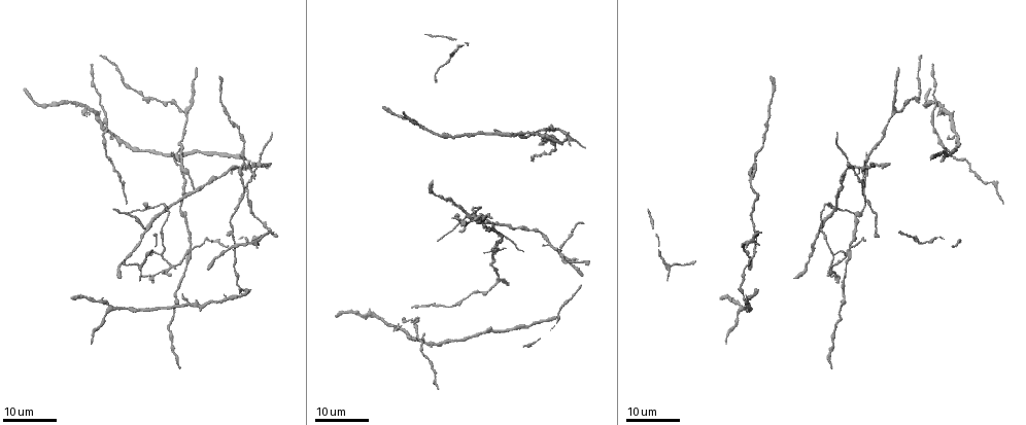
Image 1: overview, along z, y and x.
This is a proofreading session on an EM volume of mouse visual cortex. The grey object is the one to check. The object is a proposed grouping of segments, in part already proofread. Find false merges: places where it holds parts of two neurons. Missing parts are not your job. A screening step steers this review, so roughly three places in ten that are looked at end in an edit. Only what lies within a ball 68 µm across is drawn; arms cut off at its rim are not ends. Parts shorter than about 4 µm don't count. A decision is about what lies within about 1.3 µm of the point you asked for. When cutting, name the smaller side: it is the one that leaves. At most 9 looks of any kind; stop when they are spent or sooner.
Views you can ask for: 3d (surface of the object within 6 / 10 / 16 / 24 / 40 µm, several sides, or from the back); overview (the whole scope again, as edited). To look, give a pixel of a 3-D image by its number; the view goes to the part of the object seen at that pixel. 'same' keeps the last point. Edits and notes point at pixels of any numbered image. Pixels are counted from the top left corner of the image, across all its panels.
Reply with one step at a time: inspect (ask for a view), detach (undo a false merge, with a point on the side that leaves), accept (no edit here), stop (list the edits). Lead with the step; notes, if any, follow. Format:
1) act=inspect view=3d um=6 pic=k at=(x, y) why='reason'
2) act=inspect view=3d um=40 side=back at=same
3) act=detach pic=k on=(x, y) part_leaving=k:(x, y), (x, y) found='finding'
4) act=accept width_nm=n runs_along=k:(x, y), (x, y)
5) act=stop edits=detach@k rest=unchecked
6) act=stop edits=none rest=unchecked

act=inspect view=3d um=16 pic=1 at=(441, 136)

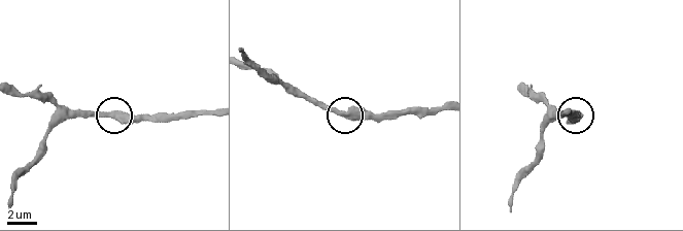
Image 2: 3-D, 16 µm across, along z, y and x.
act=inspect view=3d um=6 pic=2 at=(113, 114)

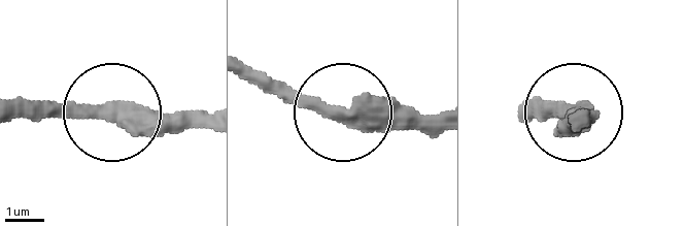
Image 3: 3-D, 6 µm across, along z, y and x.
act=accept found='one neuron here'

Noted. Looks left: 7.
act=inspect view=3d um=24 pic=1 at=(754, 246) why='arms part here'

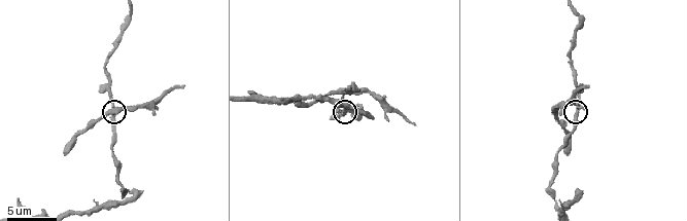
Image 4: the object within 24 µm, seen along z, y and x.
act=inspect view=3d um=6 pic=4 at=(577, 110)

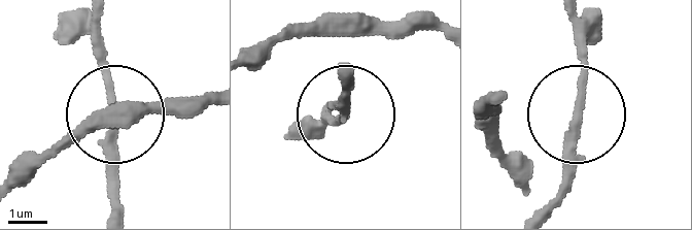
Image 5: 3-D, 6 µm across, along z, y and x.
act=accept width_nm=170 found='continuous, no second neuron'

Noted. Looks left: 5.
act=inspect view=3d um=16 pic=1 at=(500, 283) why='three arms meet'

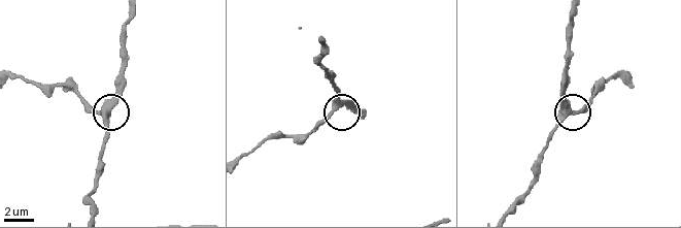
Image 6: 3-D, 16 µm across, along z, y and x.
act=inspect view=3d um=10 pic=6 at=(335, 108) why='zoom in'

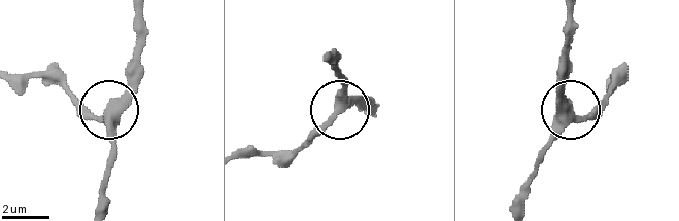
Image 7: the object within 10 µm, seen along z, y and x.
act=accept arms=3 runs_along=7:(516, 206), (538, 152), (570, 105), (564, 54) found='one neuron here'

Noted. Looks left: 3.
act=inspect view=3d um=16 pic=1 at=(861, 169) why='looks like a crossing'

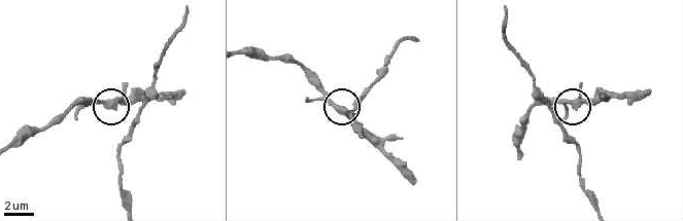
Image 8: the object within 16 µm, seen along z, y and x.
act=inspect view=3d um=6 pic=8 at=(113, 107)

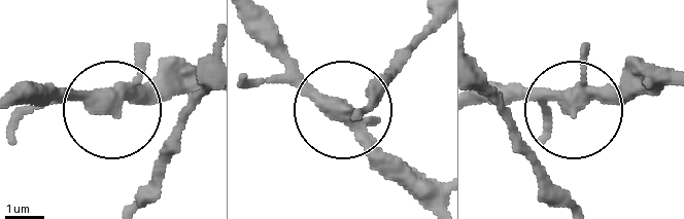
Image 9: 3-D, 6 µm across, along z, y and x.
act=accept width_nm=280 runs_along=9:(477, 101), (585, 107), (642, 94) found='all the same neuron'

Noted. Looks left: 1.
act=stop edits=none rest=unchecked

